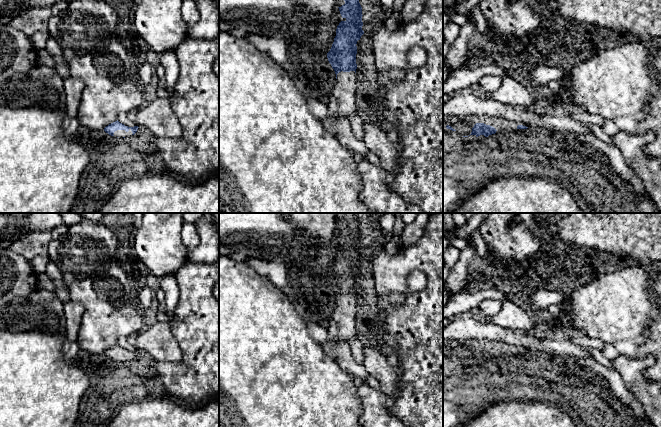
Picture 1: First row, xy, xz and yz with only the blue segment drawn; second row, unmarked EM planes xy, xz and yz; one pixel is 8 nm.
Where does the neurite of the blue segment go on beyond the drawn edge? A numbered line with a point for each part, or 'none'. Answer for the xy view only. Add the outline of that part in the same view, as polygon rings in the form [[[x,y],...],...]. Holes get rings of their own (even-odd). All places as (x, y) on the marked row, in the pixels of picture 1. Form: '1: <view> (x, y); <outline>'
1: xy (119, 133); [[[129,129],[128,132],[126,132],[125,130],[117,130],[114,132],[114,137],[118,137],[118,138],[123,138],[123,137],[130,137],[132,136],[132,131],[131,129]]]

